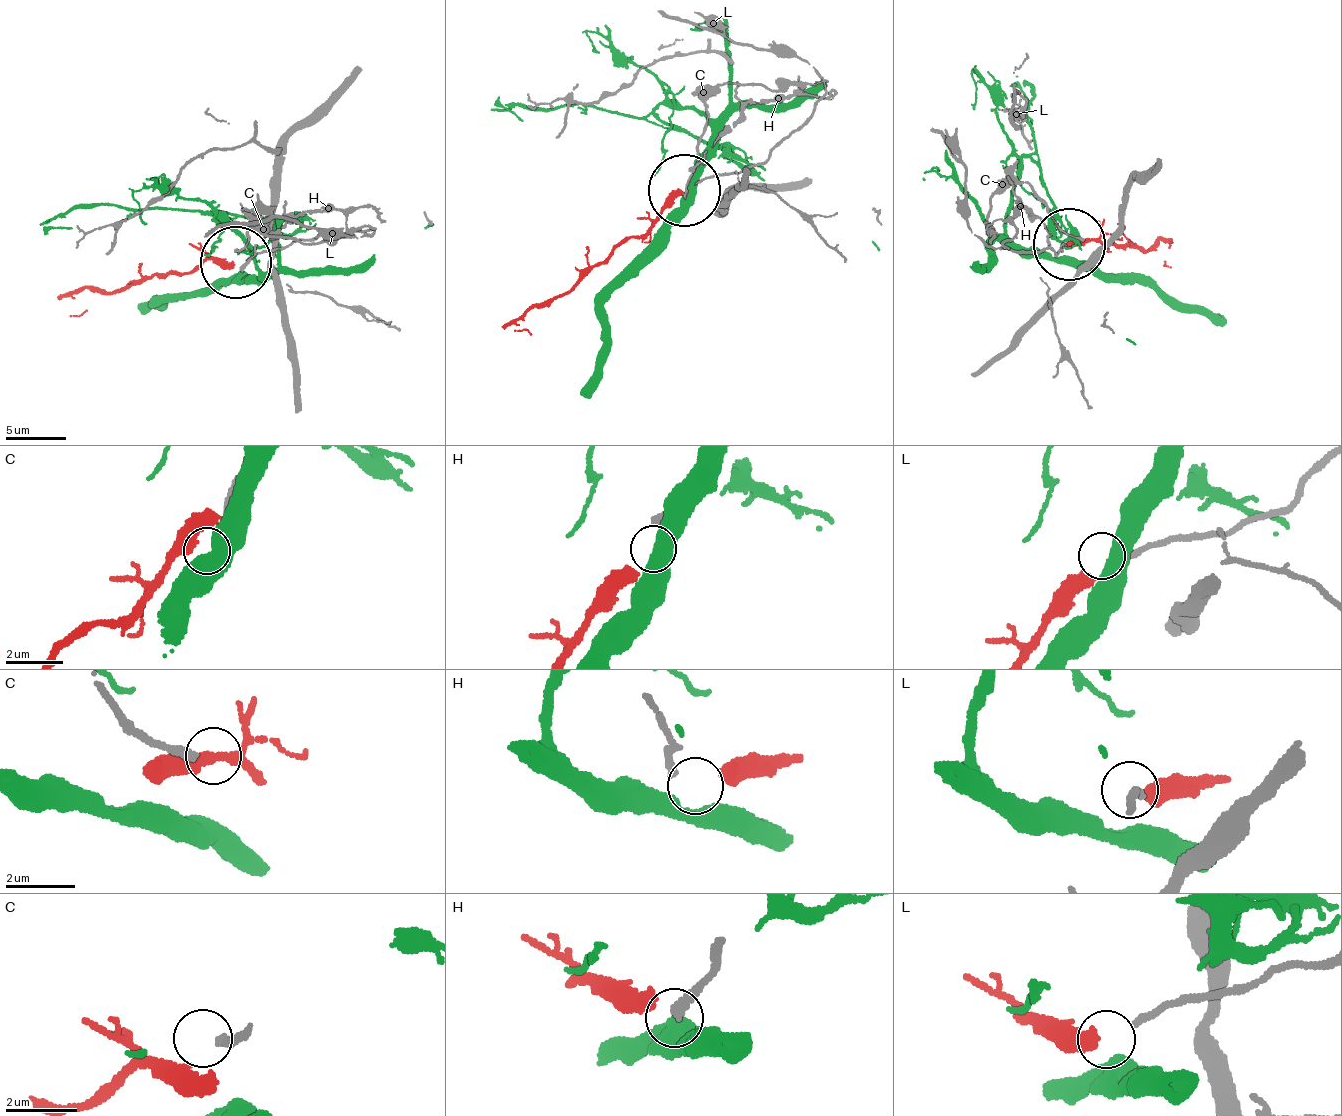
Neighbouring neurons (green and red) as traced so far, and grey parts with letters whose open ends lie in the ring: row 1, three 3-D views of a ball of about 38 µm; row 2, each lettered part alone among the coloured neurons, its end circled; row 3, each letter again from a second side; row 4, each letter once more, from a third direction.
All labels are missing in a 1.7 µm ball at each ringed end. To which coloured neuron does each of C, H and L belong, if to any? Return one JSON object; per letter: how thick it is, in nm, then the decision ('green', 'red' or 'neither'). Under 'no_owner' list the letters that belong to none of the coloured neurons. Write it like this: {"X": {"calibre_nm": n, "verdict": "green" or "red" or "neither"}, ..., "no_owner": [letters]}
{"C": {"calibre_nm": 240, "verdict": "neither"}, "H": {"calibre_nm": 240, "verdict": "neither"}, "L": {"calibre_nm": 200, "verdict": "neither"}, "no_owner": ["C", "H", "L"]}

